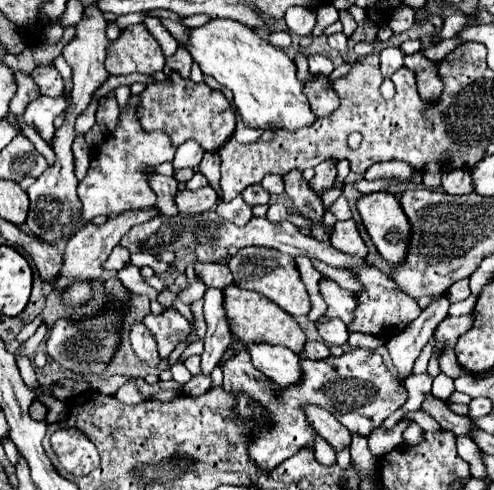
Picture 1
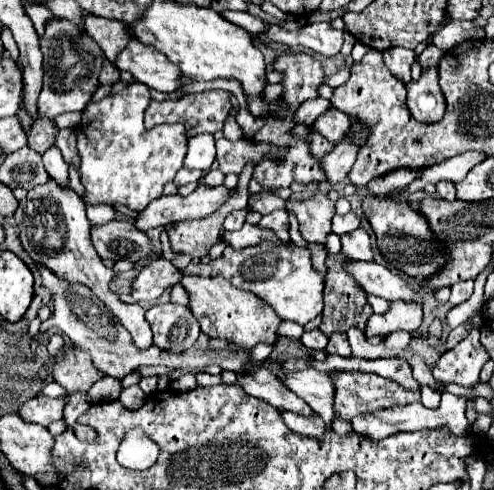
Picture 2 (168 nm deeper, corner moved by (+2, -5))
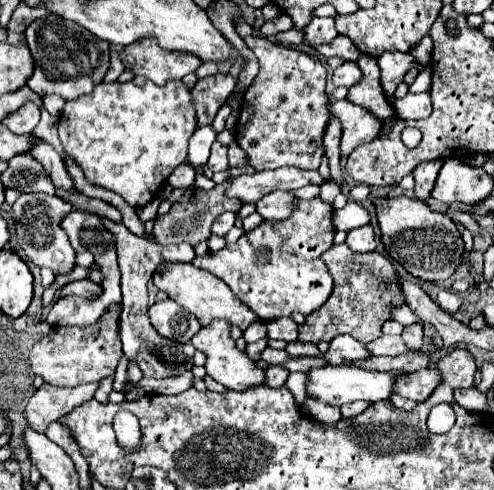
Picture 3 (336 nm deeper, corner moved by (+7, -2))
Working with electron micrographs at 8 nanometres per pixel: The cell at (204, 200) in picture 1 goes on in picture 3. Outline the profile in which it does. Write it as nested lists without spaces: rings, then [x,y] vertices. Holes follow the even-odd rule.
[[[284,166],[278,170],[264,170],[252,176],[240,174],[230,180],[226,188],[226,196],[238,198],[242,204],[256,204],[264,194],[274,190],[292,190],[302,188],[306,184],[322,184],[324,178],[318,170],[300,170],[292,166]]]

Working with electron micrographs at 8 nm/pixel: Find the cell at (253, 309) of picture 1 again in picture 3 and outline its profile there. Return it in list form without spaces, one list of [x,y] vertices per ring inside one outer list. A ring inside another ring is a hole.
[[[162,264],[154,272],[152,280],[174,302],[184,306],[190,314],[194,314],[202,326],[208,326],[212,320],[226,320],[228,324],[234,324],[244,332],[250,324],[260,322],[260,318],[256,318],[256,314],[252,314],[252,310],[248,310],[248,306],[244,306],[244,302],[234,298],[234,294],[228,290],[228,284],[224,280],[220,280],[214,274],[208,274],[204,270],[198,270],[192,264]]]

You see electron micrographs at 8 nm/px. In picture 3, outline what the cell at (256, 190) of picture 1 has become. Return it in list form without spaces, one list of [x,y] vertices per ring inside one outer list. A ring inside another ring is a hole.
[[[274,190],[260,198],[260,202],[256,202],[256,212],[264,220],[286,220],[288,214],[292,212],[292,200],[294,200],[292,194]]]

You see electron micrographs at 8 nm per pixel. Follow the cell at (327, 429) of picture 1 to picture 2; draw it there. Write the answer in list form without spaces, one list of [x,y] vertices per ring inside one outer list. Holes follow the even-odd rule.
[[[263,367],[243,373],[239,379],[239,387],[247,395],[263,399],[281,411],[313,415],[313,411],[309,409],[309,405],[305,405],[305,401],[301,397],[297,397],[293,391],[289,391],[271,371],[263,369]]]

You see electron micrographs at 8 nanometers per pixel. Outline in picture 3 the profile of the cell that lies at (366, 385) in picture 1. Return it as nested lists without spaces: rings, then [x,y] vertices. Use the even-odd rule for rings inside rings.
[[[424,368],[420,372],[404,374],[404,378],[396,378],[394,394],[400,394],[402,398],[410,398],[416,402],[424,402],[438,384],[440,372],[434,368]]]

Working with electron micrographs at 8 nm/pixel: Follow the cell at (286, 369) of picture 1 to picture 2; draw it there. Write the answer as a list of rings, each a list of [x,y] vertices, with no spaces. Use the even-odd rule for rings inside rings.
[[[303,369],[293,373],[279,371],[277,377],[285,381],[285,387],[297,393],[317,415],[323,417],[327,431],[331,431],[331,421],[335,417],[333,401],[335,401],[335,387],[329,373],[321,373],[317,369]]]

